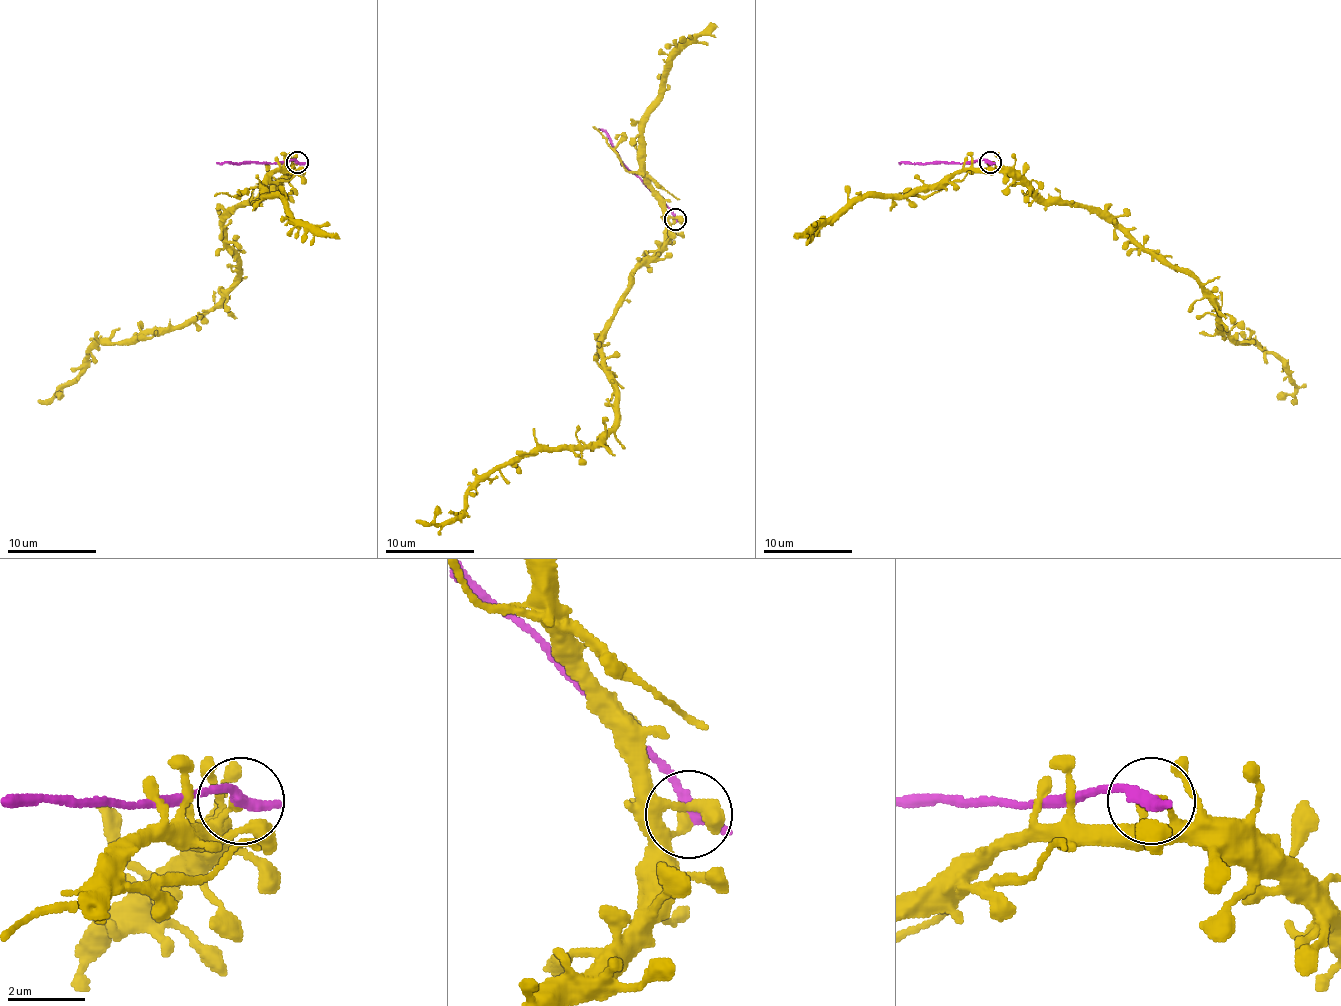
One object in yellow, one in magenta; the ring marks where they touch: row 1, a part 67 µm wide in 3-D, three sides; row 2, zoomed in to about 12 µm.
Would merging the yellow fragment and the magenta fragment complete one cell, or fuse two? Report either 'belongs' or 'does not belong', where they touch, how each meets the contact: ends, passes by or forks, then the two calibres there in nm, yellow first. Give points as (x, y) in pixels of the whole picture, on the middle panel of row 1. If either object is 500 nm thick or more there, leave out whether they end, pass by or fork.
does not belong; place (675, 219); yellow ends; magenta ends; calibres 260 and 360 nm

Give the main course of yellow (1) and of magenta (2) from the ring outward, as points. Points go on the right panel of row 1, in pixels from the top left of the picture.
1: (991, 163), (1044, 199), (1116, 223), (1185, 270), (1235, 342), (1277, 357), (1290, 402)
2: (991, 163), (899, 163)

